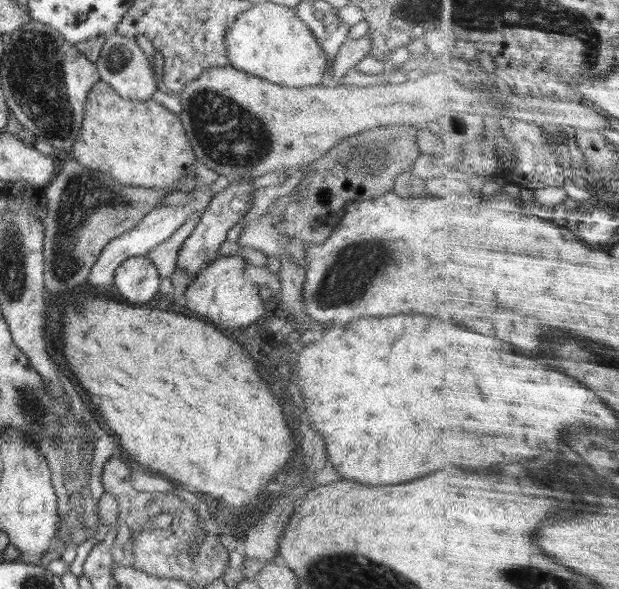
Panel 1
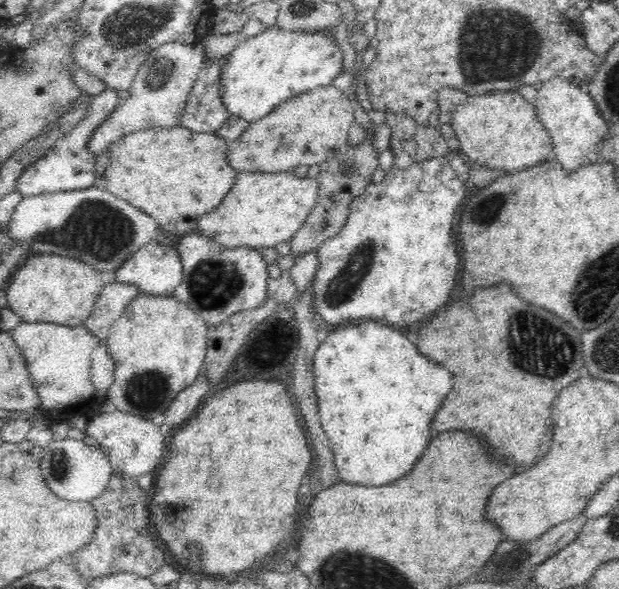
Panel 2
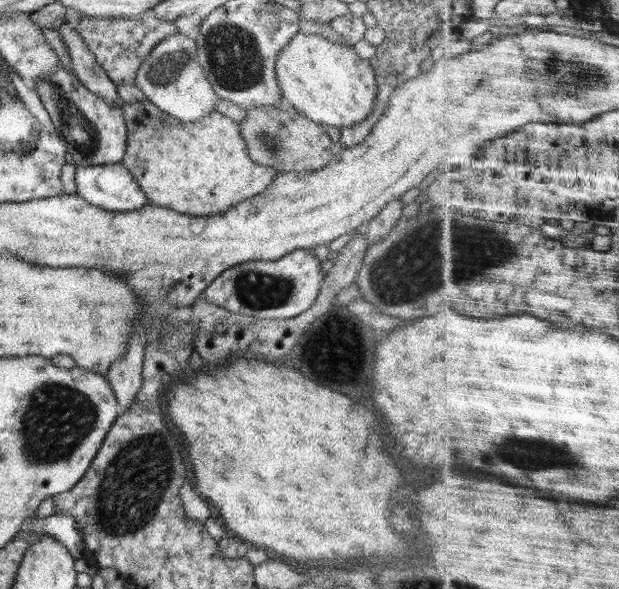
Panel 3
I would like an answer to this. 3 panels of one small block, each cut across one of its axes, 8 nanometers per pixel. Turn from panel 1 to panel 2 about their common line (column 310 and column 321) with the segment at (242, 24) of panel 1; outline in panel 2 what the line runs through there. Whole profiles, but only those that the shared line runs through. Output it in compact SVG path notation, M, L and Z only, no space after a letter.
M276 26L268 27L265 31L258 35L254 35L248 38L242 38L241 43L231 51L225 61L221 64L221 99L224 106L229 110L232 116L238 116L238 118L244 118L244 120L256 122L260 118L264 118L266 114L270 114L276 109L276 106L290 100L290 98L298 97L301 93L309 91L310 89L330 85L331 82L338 75L342 74L342 51L339 48L338 43L335 42L335 35L329 34L325 30L282 30Z

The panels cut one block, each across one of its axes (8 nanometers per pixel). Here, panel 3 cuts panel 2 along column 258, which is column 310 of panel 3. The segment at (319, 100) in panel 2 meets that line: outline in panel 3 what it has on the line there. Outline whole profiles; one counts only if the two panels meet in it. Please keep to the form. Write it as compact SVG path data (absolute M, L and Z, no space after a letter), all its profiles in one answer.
M285 100L279 105L250 107L245 111L245 118L239 122L240 134L256 165L276 169L278 173L318 171L328 165L337 151L325 127L300 114Z

